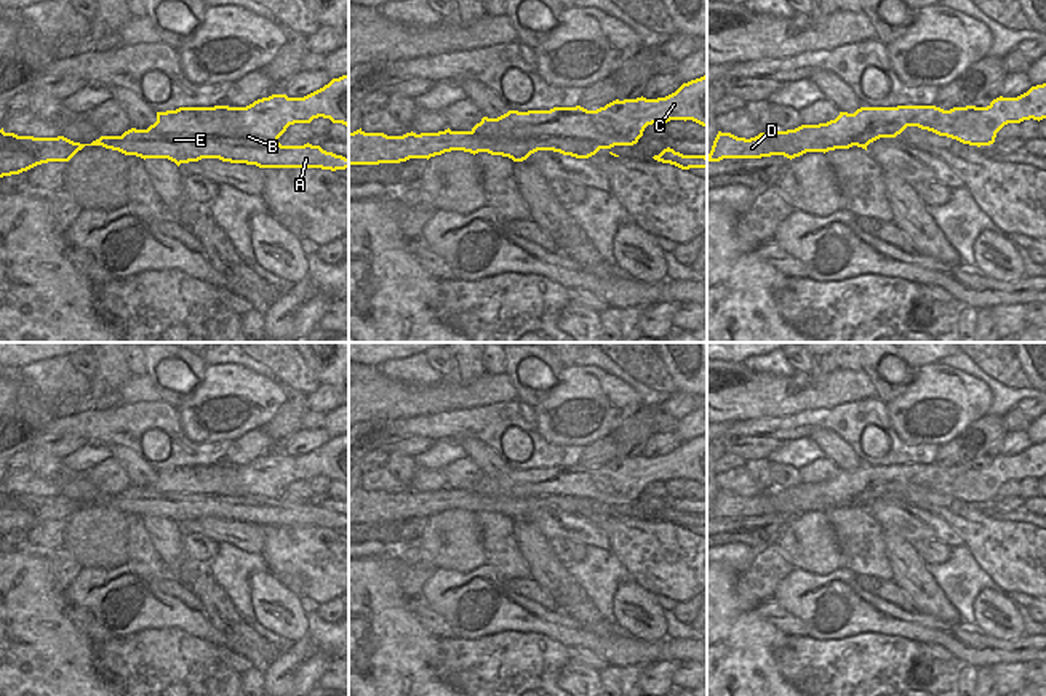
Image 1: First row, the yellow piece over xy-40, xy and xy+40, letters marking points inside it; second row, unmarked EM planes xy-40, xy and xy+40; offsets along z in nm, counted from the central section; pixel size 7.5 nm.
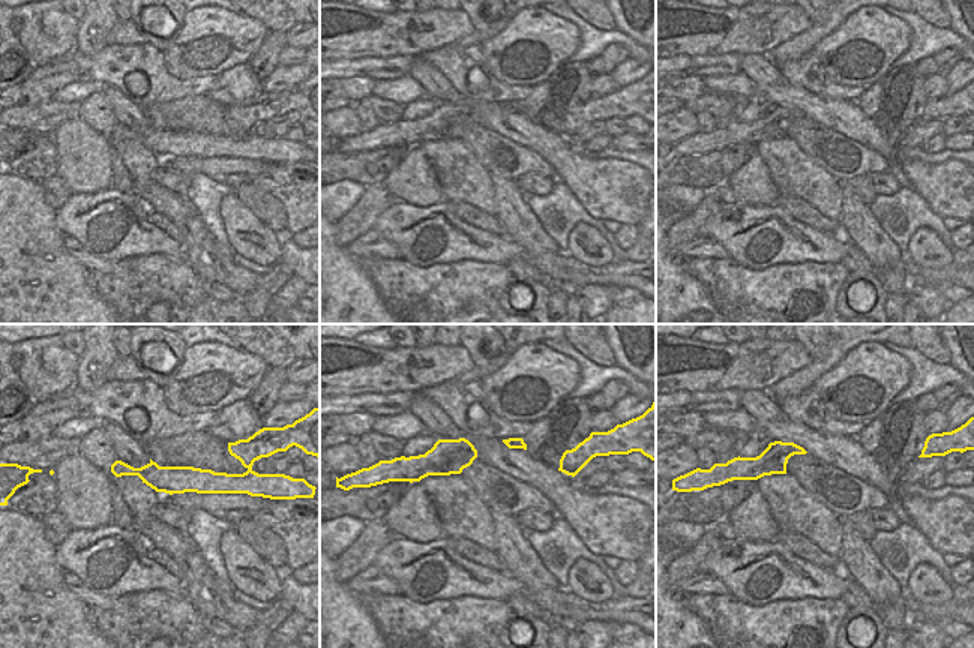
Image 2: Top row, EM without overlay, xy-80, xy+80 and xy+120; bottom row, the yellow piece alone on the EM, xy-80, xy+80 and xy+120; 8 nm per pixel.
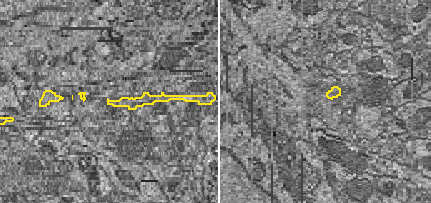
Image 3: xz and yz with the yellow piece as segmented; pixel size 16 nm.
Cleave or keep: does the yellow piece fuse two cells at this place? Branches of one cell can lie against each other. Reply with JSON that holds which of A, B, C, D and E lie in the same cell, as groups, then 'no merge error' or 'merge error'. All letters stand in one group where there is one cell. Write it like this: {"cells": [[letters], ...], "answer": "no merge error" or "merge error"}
{"cells": [["A", "D", "E"], ["B", "C"]], "answer": "merge error"}

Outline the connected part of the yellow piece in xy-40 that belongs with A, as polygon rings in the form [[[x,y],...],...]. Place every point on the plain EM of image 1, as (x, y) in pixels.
[[[131,486],[122,494],[101,494],[91,502],[74,501],[64,494],[18,494],[0,488],[0,536],[19,533],[48,520],[69,520],[85,504],[102,504],[141,517],[168,517],[178,525],[202,517],[219,517],[230,522],[259,526],[321,526],[345,528],[349,517],[323,509],[320,504],[281,504],[265,496],[218,494],[158,494]]]

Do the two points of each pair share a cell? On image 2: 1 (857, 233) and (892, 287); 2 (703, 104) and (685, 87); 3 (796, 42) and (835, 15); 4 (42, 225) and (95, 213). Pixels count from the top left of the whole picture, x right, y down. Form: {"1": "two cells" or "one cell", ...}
{"1": "one cell", "2": "two cells", "3": "one cell", "4": "two cells"}

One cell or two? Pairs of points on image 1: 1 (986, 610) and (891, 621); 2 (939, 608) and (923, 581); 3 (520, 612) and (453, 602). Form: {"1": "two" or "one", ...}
{"1": "two", "2": "one", "3": "one"}

